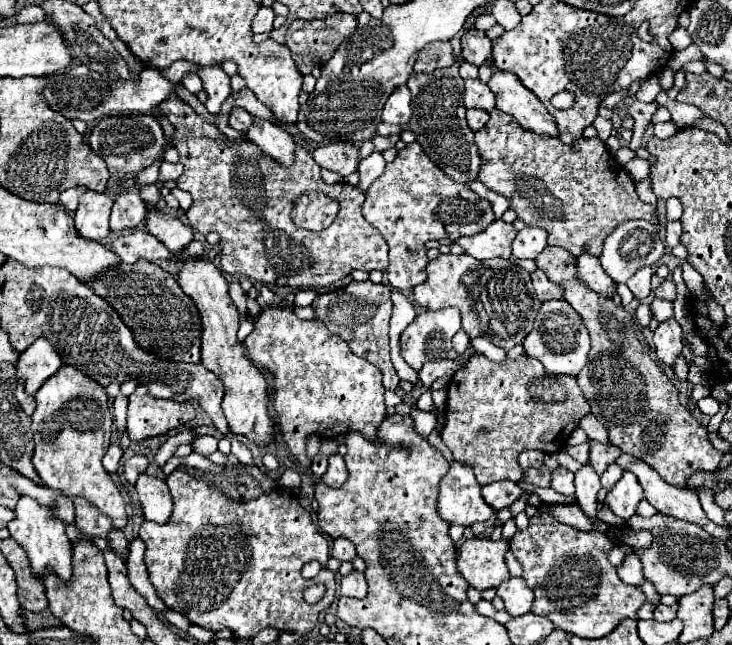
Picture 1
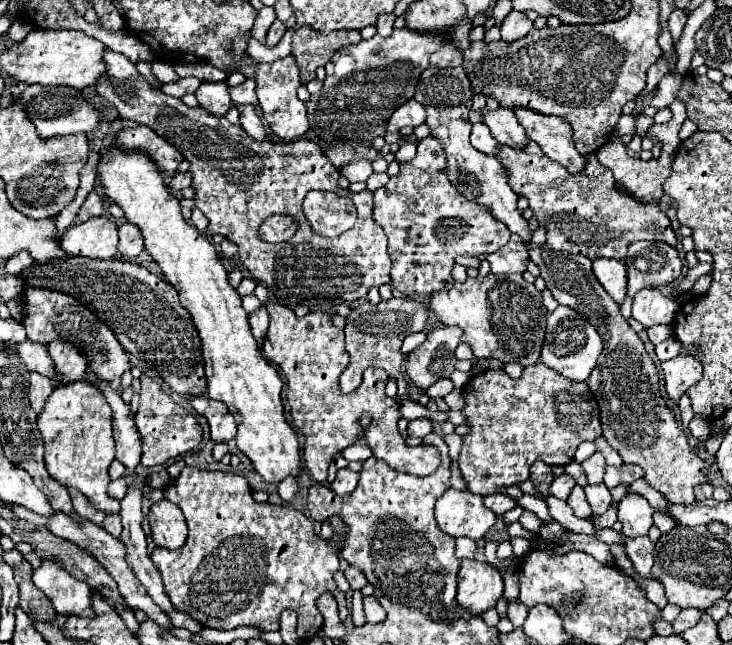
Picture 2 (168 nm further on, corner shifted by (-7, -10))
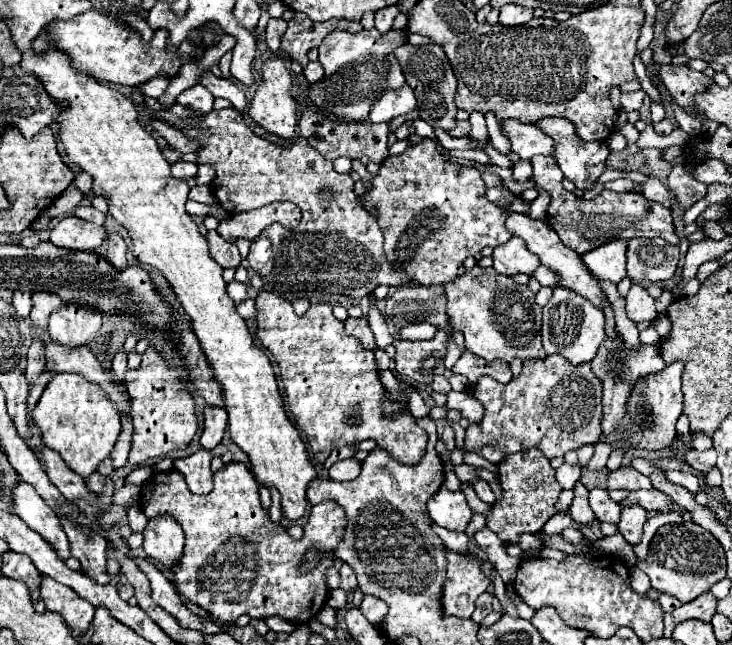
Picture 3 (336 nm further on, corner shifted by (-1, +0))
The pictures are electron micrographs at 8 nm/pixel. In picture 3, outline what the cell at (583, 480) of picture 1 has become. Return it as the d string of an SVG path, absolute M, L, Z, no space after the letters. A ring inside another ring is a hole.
M594 488L590 490L590 506L596 514L596 518L600 522L610 522L610 524L618 524L620 520L620 504L618 502L612 502L608 498L608 492L602 490L602 488Z

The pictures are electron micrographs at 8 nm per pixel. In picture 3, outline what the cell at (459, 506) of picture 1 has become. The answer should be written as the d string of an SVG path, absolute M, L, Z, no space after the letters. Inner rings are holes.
M440 488L430 500L428 500L428 514L430 518L448 530L464 532L470 518L472 510L468 508L468 502L462 492L450 492L446 488Z

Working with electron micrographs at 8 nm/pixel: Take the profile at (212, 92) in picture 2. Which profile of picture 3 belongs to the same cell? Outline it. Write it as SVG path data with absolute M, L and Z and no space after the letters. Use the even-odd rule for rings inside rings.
M196 84L188 90L184 90L178 98L176 98L178 104L186 106L186 108L194 108L196 112L200 114L208 114L212 110L212 104L214 104L214 96L202 86L202 84Z

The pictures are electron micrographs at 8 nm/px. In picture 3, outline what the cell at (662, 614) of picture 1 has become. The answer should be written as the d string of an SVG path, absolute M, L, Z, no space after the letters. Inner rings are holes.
M704 592L696 600L686 602L678 610L672 612L676 624L684 622L684 620L690 620L690 618L696 618L696 620L702 620L702 622L710 622L714 614L716 614L716 598L714 598L712 592Z

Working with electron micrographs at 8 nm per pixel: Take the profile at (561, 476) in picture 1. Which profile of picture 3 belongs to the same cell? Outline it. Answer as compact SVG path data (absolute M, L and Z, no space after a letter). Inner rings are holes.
M582 482L574 486L574 502L570 506L570 516L580 524L592 524L596 520L590 504L588 504L588 490Z

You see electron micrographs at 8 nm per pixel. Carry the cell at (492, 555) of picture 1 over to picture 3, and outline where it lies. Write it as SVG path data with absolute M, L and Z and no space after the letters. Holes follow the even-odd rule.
M448 552L446 554L446 580L442 584L442 612L444 616L458 616L458 618L470 618L474 612L474 602L480 594L486 592L490 578L482 572L480 564L466 558L464 554L458 552Z

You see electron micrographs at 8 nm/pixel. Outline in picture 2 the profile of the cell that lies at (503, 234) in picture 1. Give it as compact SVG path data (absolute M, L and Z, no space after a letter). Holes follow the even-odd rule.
M518 234L510 236L510 242L506 246L502 246L502 250L496 250L494 254L488 254L486 260L492 266L494 274L522 274L526 270L526 256L528 256L528 248L522 242L522 238L518 238Z

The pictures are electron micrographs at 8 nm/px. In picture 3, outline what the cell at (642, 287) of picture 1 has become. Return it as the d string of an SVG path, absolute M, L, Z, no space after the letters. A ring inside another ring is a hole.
M632 284L628 296L626 296L626 312L628 312L628 318L632 322L652 322L658 312L656 312L656 306L654 306L654 298L646 292L646 288L638 286L638 284Z

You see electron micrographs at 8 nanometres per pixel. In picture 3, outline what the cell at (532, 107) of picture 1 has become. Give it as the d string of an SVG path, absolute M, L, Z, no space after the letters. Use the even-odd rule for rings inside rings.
M544 118L544 120L538 120L536 126L540 130L544 130L552 140L554 140L554 148L556 148L556 162L560 166L560 170L564 172L564 176L574 182L574 186L578 190L590 190L594 188L596 180L604 174L606 170L606 158L610 154L608 150L608 144L606 142L584 142L576 136L574 132L574 126L564 120L564 118Z

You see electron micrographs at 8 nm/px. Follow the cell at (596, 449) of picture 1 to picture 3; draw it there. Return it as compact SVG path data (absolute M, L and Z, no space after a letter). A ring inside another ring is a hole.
M618 468L618 470L610 472L610 476L608 476L608 490L616 490L616 488L652 490L652 484L644 474L636 472L634 468Z

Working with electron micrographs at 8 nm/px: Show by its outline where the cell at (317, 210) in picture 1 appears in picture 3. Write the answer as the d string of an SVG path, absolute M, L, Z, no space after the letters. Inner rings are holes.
M424 140L424 142L420 142L420 144L414 144L414 146L410 146L410 148L406 148L402 154L398 154L398 156L388 156L382 164L380 164L380 172L376 174L376 178L374 178L374 186L372 186L372 190L369 190L366 195L359 196L359 199L364 198L366 196L366 200L370 200L370 202L374 202L376 206L378 206L378 212L380 212L380 216L378 216L378 226L380 226L380 230L382 230L382 234L384 234L384 252L386 252L386 258L388 258L388 262L392 264L392 268L394 270L398 270L398 272L404 272L404 274L408 274L414 282L418 282L418 284L422 284L422 286L432 286L432 284L448 284L448 282L452 282L454 278L456 278L456 270L458 270L458 266L468 258L468 256L474 256L474 254L478 254L482 248L486 248L486 246L500 246L500 244L504 244L504 242L508 242L510 238L512 238L512 234L508 232L508 228L506 228L506 218L508 218L508 212L504 210L504 208L498 208L498 206L494 206L492 202L488 202L486 200L486 196L484 196L484 192L486 192L486 186L484 186L484 182L482 182L482 178L480 178L480 172L476 170L476 168L468 168L468 166L454 166L454 164L450 164L450 162L446 162L440 154L438 154L438 150L436 150L436 144L432 142L432 140Z

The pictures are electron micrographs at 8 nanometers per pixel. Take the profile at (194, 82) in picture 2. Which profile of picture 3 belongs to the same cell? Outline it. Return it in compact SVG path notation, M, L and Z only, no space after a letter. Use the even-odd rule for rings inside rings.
M160 76L160 78L152 78L152 80L144 82L144 84L138 84L136 88L138 88L140 94L156 98L156 96L162 96L164 94L166 86L168 86L168 78L166 76Z

